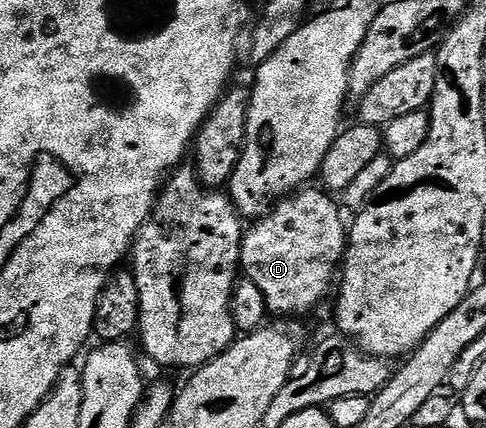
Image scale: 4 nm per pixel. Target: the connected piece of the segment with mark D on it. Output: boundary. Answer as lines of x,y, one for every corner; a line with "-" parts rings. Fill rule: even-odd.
306,186
284,200
277,201
264,216
256,221
253,229
241,238
240,271
244,279
255,282
263,290
270,313
281,318
305,318
312,308
321,304
321,299
329,292
329,283
334,283
342,267
347,247
347,224
341,221
342,209
328,191
320,187

